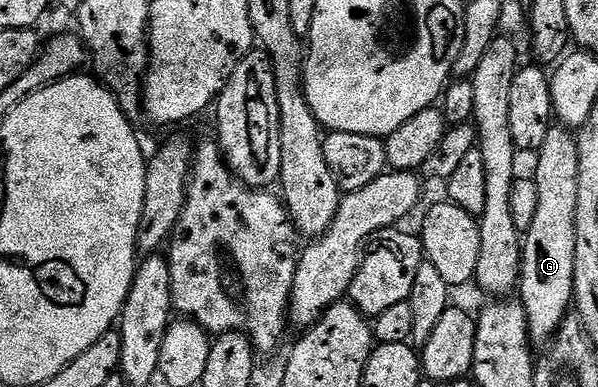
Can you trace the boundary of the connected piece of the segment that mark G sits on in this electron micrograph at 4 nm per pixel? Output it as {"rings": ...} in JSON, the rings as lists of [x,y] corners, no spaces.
{"rings":[[[554,127],[540,144],[538,156],[540,158],[536,161],[536,173],[534,172],[538,187],[538,211],[522,241],[518,300],[524,305],[525,315],[528,317],[528,336],[533,342],[544,343],[560,328],[574,305],[574,207],[578,203],[578,147],[573,130]]]}

